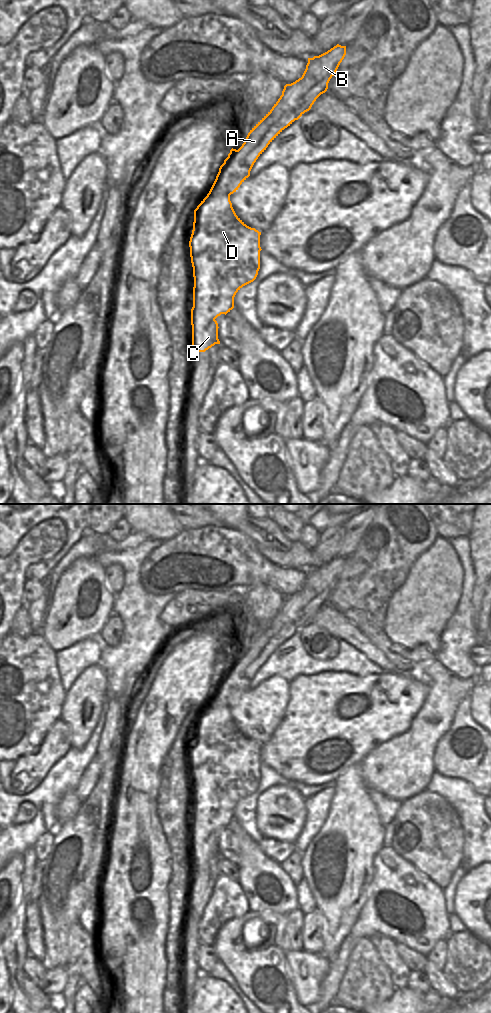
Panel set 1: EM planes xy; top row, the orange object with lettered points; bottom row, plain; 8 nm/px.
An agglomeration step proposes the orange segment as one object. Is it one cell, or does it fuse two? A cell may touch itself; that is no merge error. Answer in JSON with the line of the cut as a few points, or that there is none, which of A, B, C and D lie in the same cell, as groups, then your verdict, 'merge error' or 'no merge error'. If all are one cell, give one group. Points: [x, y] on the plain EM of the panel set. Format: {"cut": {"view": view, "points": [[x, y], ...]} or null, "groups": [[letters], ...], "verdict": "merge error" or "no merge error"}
{"cut": {"view": "xy", "points": [[209, 703], [224, 705], [229, 708]]}, "groups": [["A", "B"], ["C", "D"]], "verdict": "merge error"}

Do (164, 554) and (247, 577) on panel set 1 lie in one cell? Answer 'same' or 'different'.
same

